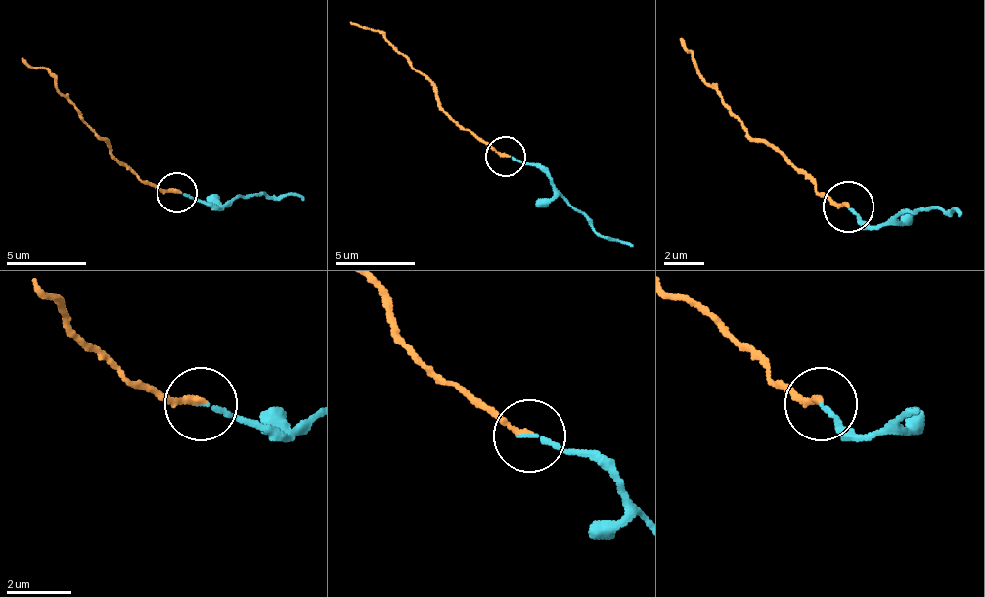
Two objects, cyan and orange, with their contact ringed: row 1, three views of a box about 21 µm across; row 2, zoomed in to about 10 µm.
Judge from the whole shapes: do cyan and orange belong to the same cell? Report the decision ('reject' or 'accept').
accept

